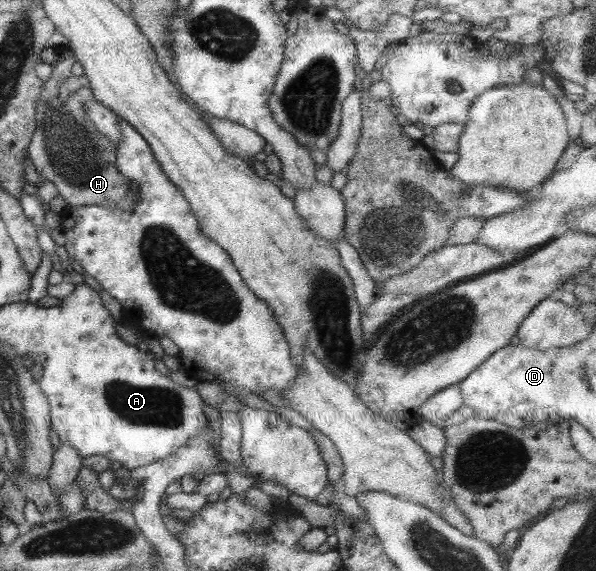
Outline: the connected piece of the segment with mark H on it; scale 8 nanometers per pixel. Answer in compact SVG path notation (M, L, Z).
M90 88L76 90L71 95L57 96L51 100L38 102L35 106L36 129L31 141L26 147L28 158L44 181L54 183L58 196L65 199L68 207L83 205L99 205L99 207L113 207L113 209L131 209L137 199L137 192L131 190L131 181L115 166L116 149L111 140L101 134L88 119L87 101L93 101L93 92Z

